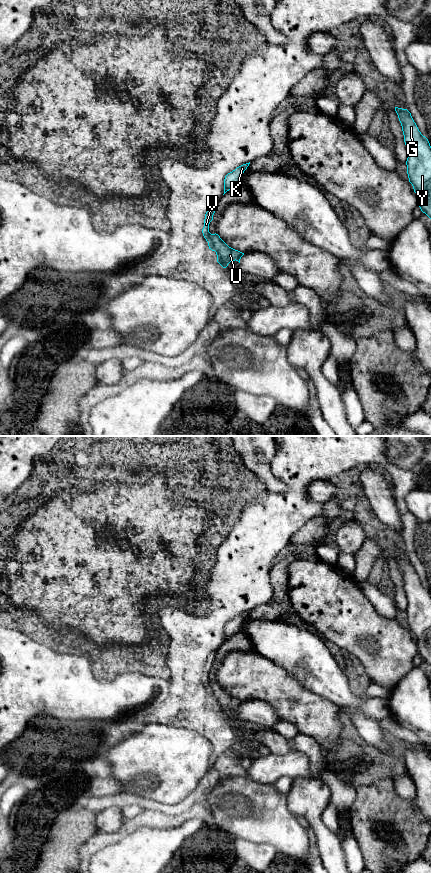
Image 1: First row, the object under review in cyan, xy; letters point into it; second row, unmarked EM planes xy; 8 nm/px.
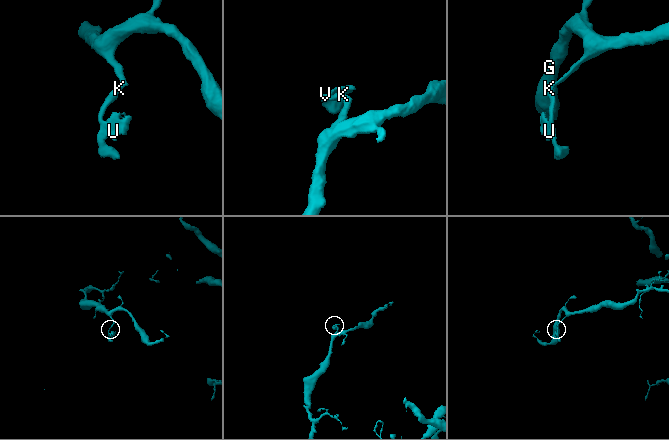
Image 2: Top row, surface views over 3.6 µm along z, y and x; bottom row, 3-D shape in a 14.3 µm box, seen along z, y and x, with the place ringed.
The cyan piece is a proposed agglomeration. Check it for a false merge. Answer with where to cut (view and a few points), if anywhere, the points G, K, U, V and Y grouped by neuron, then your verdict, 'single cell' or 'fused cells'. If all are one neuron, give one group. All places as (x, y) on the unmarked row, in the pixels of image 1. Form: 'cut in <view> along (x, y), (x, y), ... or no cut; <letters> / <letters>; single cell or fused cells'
cut in xy along (210, 682), (215, 698); G K V Y / U; fused cells

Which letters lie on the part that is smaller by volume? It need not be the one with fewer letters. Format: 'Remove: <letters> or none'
Remove: U

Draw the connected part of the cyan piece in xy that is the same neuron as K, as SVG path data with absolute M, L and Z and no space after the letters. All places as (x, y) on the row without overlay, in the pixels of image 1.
M250 610L246 611L246 612L243 612L243 613L239 614L239 615L237 615L232 620L228 621L225 624L225 627L224 627L224 642L227 639L229 639L231 636L233 636L238 631L240 625L242 624L244 619L247 617L249 612L250 612Z

